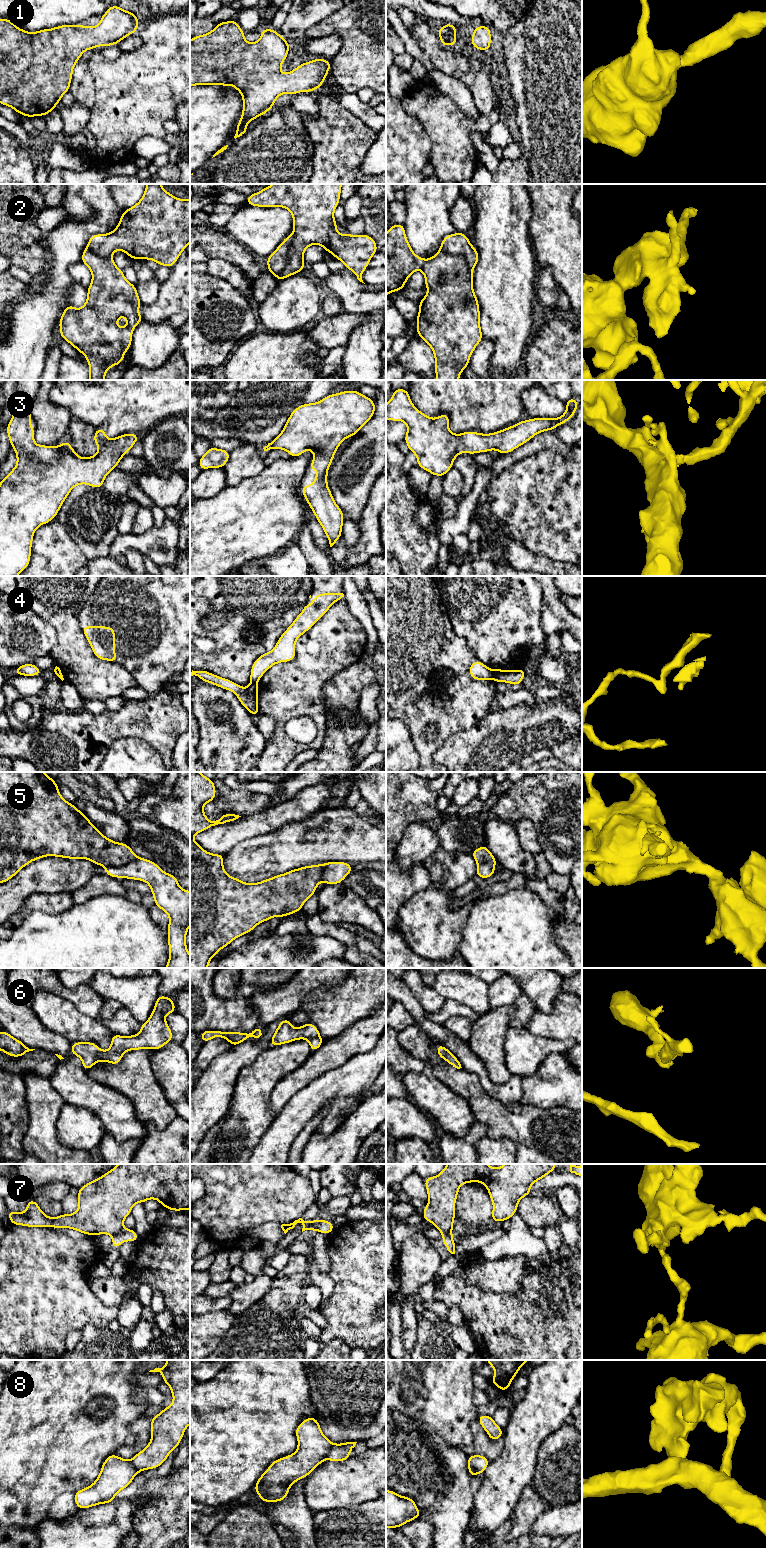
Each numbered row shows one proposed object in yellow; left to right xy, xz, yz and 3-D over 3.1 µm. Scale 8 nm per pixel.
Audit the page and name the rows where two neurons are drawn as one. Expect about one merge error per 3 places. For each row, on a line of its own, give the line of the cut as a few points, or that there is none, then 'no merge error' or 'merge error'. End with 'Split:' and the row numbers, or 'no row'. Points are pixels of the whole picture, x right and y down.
1: cut none; no merge error
2: cut xz (293, 233), (293, 241), (289, 248), (287, 264), (276, 276); merge error
3: cut none; no merge error
4: cut yz (492, 670), (493, 678); merge error
5: cut xy (136, 857), (119, 866), (105, 866); merge error
6: cut none; no merge error
7: cut xy (124, 1229), (113, 1237); merge error
8: cut xz (333, 1444), (325, 1458); merge error
Split: 2, 4, 5, 7, 8

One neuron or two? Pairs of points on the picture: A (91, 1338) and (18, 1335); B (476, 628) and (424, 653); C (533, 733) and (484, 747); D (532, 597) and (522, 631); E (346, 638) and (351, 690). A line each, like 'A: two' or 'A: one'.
A: two
B: two
C: one
D: one
E: two

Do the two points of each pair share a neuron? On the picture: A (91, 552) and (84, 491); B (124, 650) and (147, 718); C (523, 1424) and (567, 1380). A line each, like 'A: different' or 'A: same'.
A: same
B: different
C: same

